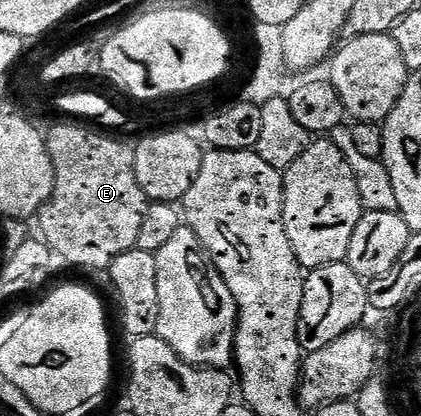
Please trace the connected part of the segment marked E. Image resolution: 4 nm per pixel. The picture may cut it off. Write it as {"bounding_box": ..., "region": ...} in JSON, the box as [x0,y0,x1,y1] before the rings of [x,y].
{"bounding_box":[38,123,150,270],"region":[[[84,123],[64,124],[68,125],[56,125],[46,133],[48,154],[54,171],[54,187],[38,214],[39,236],[59,260],[61,257],[84,269],[107,270],[118,255],[136,248],[138,230],[142,228],[142,215],[146,215],[146,207],[150,204],[136,178],[136,154],[131,144],[123,145],[116,138],[119,136],[97,131]]]}

